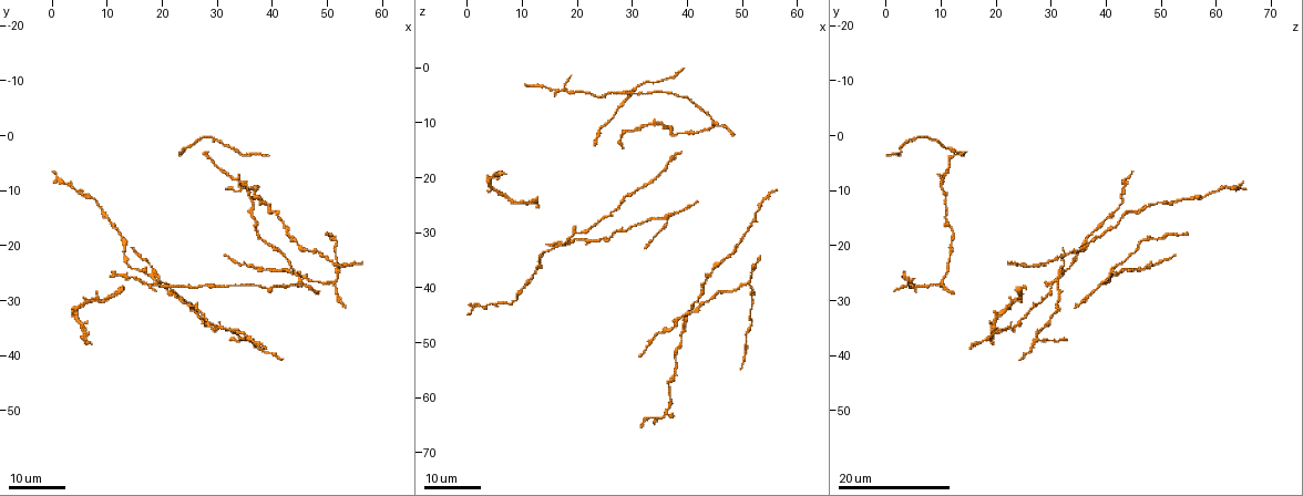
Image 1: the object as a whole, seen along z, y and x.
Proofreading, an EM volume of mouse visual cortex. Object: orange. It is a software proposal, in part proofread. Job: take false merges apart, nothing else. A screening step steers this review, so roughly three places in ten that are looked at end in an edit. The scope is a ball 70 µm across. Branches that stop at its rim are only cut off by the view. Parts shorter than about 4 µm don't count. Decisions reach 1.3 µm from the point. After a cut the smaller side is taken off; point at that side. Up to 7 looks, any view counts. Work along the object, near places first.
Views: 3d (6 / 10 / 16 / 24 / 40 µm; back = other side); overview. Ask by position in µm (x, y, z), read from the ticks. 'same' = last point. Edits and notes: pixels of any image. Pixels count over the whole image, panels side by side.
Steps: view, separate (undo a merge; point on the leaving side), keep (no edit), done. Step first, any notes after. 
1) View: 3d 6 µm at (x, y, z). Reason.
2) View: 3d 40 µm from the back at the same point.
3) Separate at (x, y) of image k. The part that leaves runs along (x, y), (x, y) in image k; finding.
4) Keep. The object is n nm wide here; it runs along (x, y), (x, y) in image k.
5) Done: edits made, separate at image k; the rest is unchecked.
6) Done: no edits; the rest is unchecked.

View: 3d 16 µm at (36.5, 37.5, 28.0). A fork.

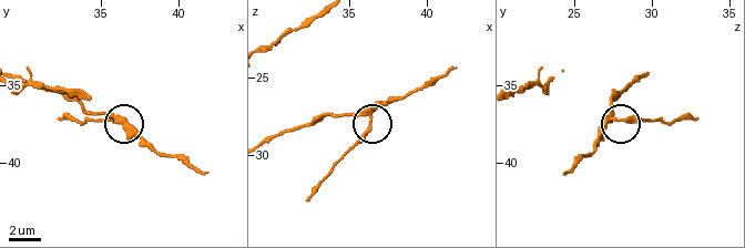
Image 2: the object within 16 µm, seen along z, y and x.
View: 3d 6 µm at (36.4, 37.2, 27.6).

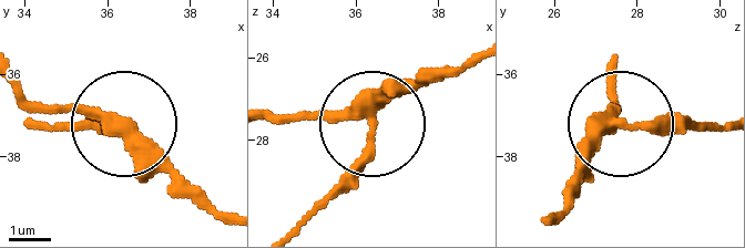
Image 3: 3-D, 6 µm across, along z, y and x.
Keep. It runs along (275, 120), (359, 120), (370, 131), (359, 173), (306, 226) in image 3; all the same cell.

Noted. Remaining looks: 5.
View: 3d 24 µm at (44.5, 19.5, 37.0). Narrows sharply.

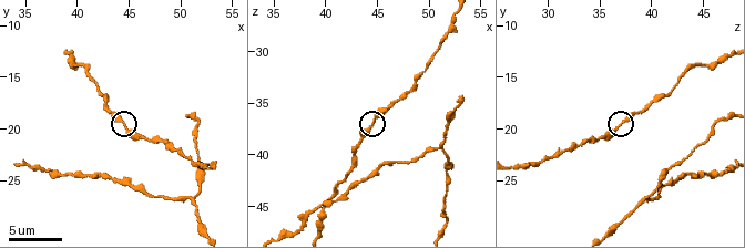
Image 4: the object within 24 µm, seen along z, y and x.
View: 3d 10 µm at (44.4, 19.6, 36.8).

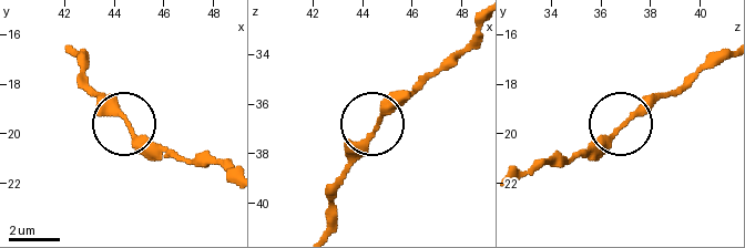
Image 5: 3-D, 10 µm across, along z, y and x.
Keep. The object is 180 nm wide here; all the same cell.

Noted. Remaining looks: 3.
View: 3d 16 µm at (9.5, 14.5, 41.5). Sudden change in width.

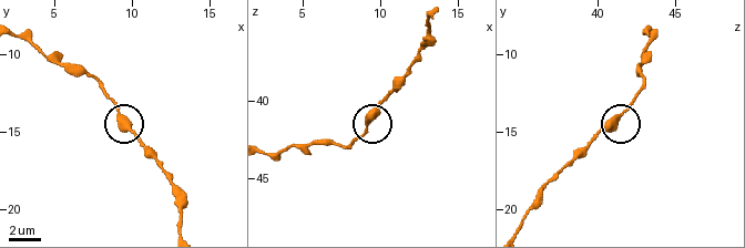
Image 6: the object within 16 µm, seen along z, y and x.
View: 3d 6 µm at (9.2, 14.2, 41.0).

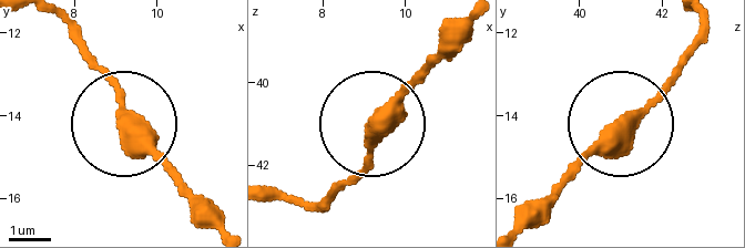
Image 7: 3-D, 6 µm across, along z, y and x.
Keep. It runs along (518, 229), (705, 43) in image 7; one cell here.

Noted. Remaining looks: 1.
Done: no edits; the rest is unchecked.

